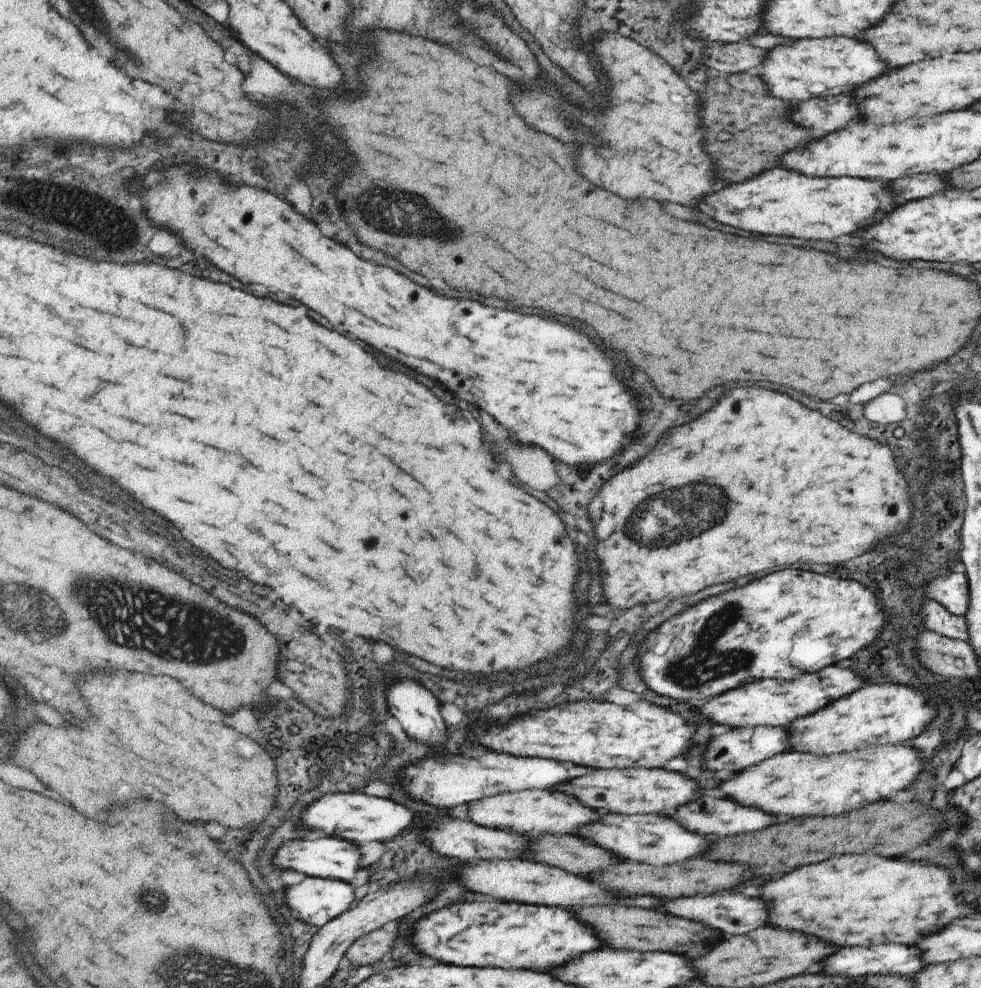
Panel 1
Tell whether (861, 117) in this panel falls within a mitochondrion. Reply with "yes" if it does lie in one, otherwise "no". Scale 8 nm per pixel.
no

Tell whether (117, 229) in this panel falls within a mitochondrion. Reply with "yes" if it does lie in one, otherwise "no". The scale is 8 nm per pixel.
yes

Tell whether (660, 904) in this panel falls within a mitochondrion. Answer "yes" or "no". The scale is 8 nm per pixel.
no

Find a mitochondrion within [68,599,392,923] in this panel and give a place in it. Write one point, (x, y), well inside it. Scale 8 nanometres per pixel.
(148, 904)

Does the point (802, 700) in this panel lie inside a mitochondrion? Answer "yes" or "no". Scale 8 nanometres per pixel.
no

